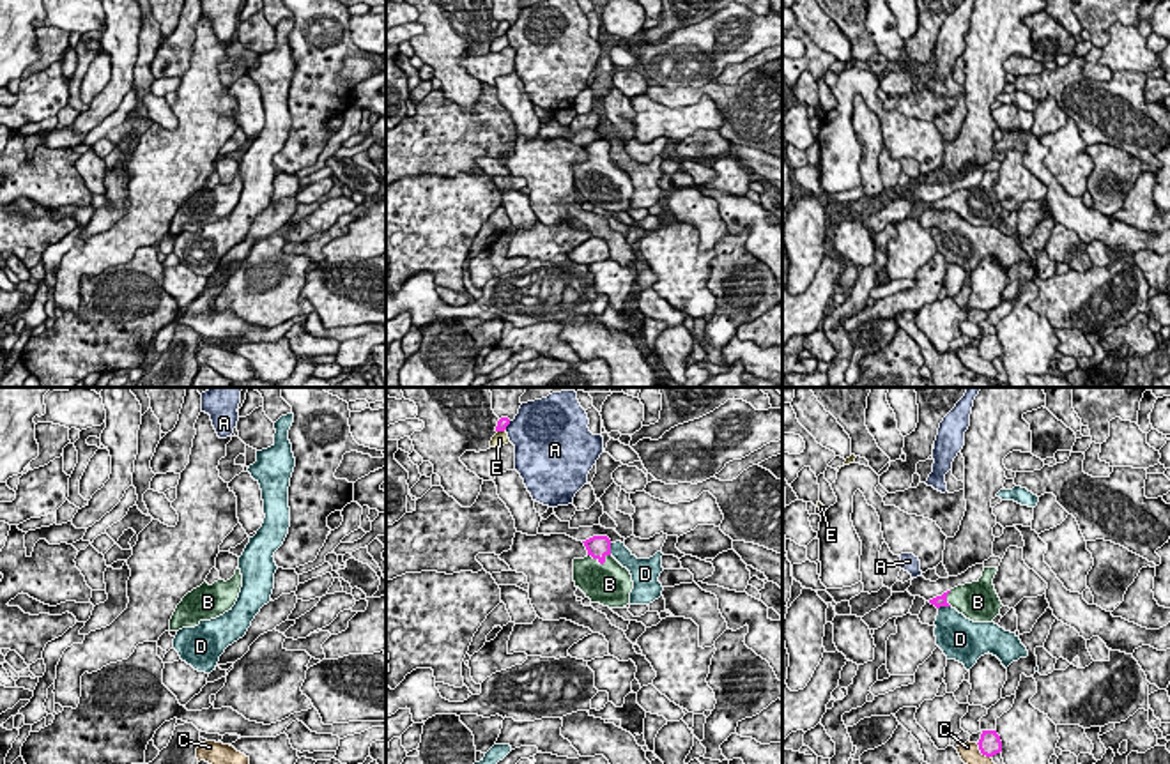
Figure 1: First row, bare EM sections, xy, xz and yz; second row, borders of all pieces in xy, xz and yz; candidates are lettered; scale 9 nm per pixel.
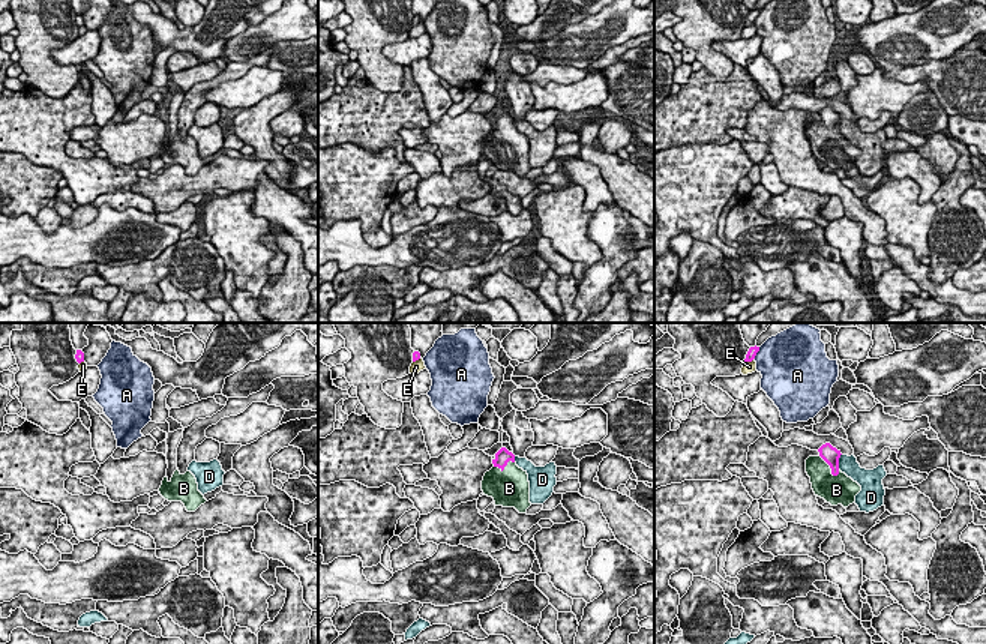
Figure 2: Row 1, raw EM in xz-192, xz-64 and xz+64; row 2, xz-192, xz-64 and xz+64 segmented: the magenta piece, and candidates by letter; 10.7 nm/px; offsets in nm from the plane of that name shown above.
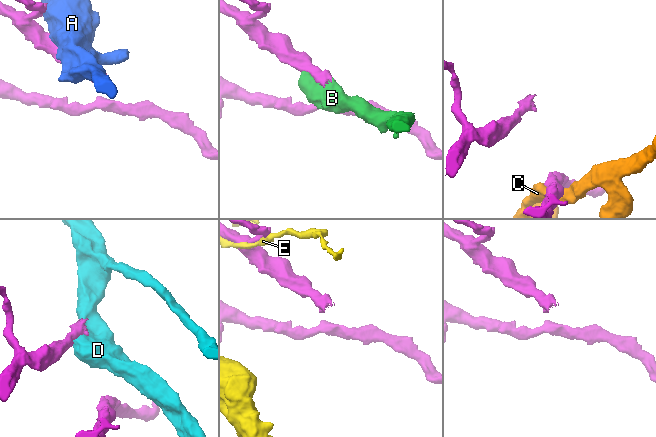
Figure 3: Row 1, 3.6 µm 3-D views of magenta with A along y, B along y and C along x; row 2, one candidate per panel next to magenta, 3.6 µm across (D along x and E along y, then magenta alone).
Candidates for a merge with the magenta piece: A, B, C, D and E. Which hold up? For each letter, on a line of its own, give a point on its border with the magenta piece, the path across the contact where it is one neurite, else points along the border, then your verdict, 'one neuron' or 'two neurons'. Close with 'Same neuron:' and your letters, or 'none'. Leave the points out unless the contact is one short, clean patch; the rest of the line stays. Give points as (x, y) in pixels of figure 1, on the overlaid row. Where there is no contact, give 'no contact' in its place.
A: contact xz (508, 423); two neurons
B: contact xz (600, 563); one neuron
C: contact yz (981, 752); two neurons
D: contact xz (609, 549); border xz (609, 543), (611, 554); two neurons
E: contact xz (501, 430); two neurons
Same neuron: B

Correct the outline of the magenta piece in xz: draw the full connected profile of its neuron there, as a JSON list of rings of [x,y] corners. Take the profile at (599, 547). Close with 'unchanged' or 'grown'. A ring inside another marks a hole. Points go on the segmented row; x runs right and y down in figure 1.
[[[593,536],[582,541],[588,555],[573,559],[573,582],[591,603],[609,608],[630,605],[632,575],[611,555],[611,539]]] | grown

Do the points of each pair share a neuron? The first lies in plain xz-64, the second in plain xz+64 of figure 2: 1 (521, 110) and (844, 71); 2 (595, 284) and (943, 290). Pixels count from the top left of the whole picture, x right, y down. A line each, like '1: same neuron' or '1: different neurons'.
1: same neuron
2: different neurons

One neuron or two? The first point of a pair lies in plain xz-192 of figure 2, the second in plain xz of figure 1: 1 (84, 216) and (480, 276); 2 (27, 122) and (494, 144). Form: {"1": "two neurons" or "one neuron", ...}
{"1": "one neuron", "2": "one neuron"}

